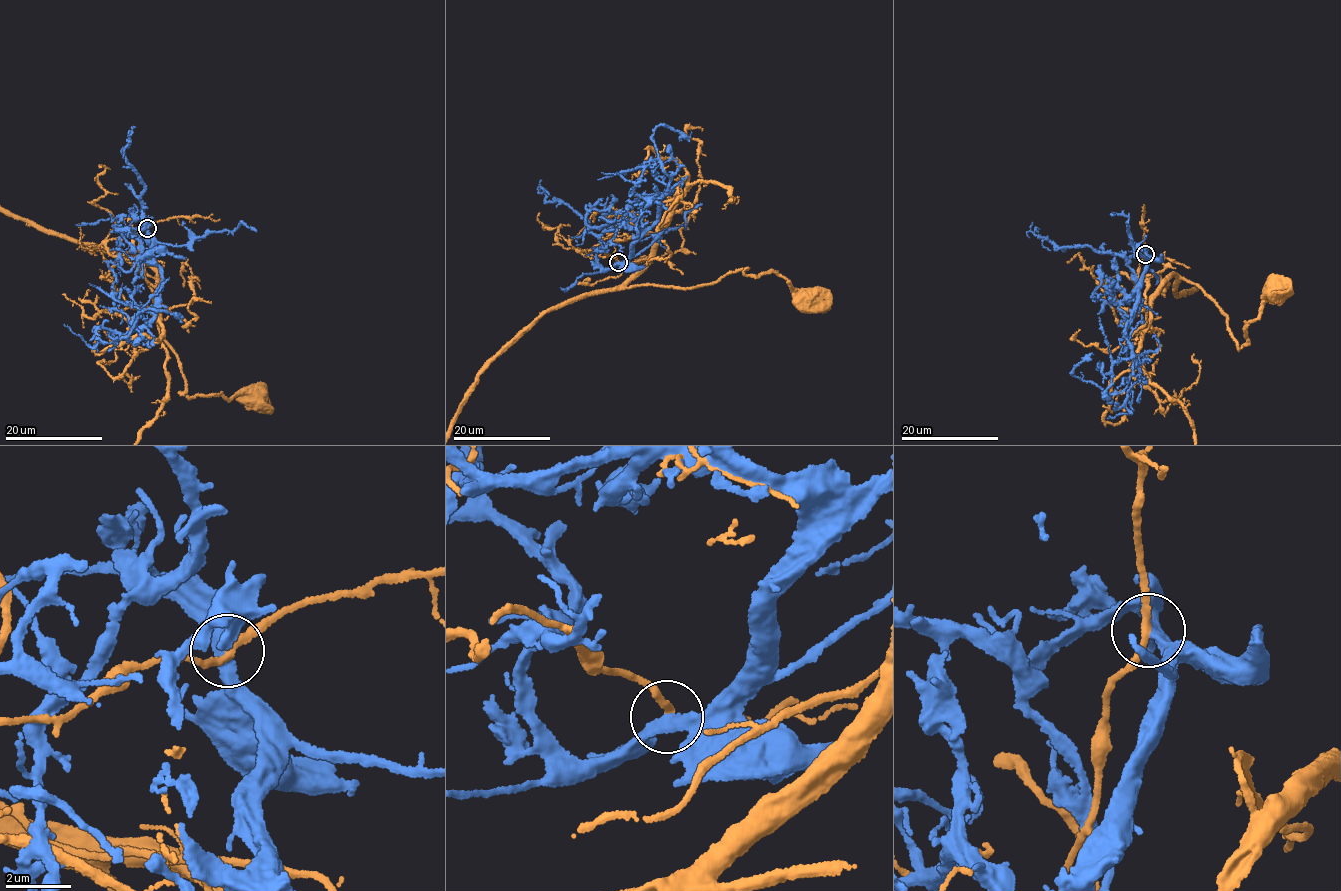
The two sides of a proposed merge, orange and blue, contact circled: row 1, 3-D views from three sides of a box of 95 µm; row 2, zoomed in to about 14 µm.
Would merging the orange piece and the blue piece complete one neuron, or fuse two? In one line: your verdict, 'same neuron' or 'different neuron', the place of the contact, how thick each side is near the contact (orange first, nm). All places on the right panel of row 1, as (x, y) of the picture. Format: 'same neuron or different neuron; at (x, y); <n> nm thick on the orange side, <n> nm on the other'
different neuron; at (1145, 254); 200 nm thick on the orange side, 360 nm on the other

